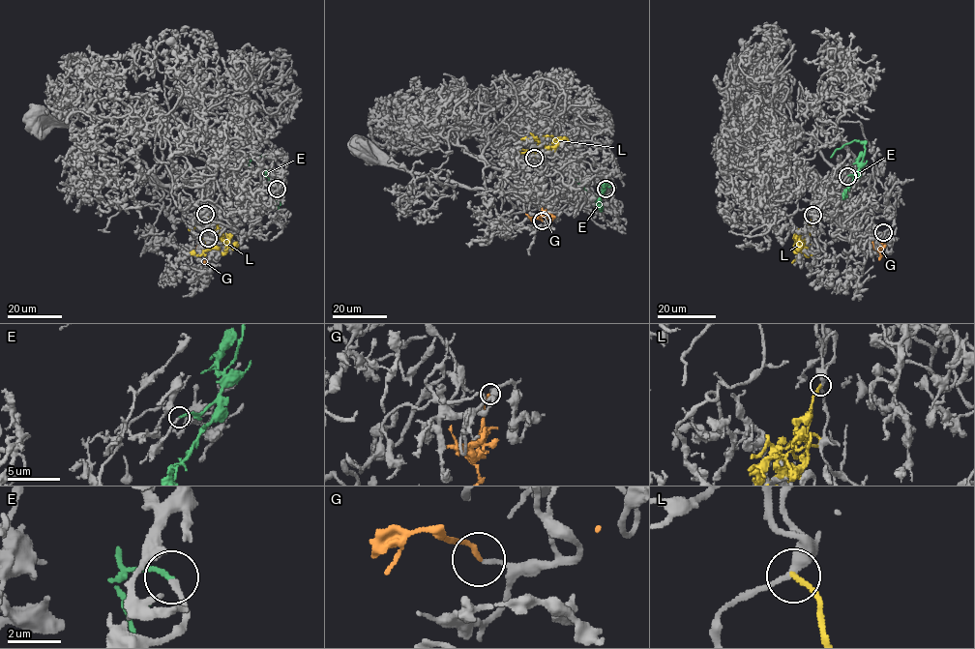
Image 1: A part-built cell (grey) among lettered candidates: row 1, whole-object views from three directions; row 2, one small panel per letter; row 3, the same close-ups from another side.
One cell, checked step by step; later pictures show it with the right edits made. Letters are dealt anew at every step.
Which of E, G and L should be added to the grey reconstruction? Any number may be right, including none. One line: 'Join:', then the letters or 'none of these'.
Join: G

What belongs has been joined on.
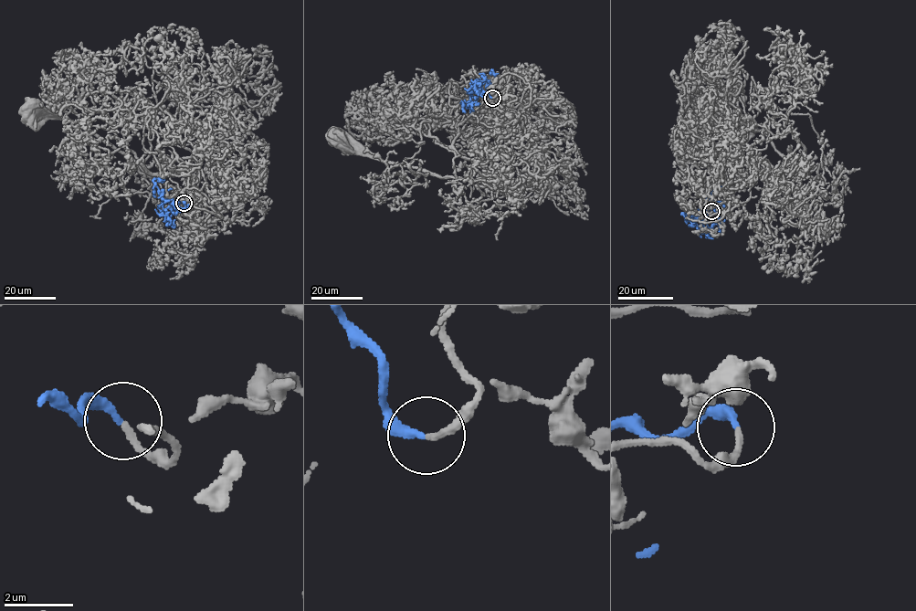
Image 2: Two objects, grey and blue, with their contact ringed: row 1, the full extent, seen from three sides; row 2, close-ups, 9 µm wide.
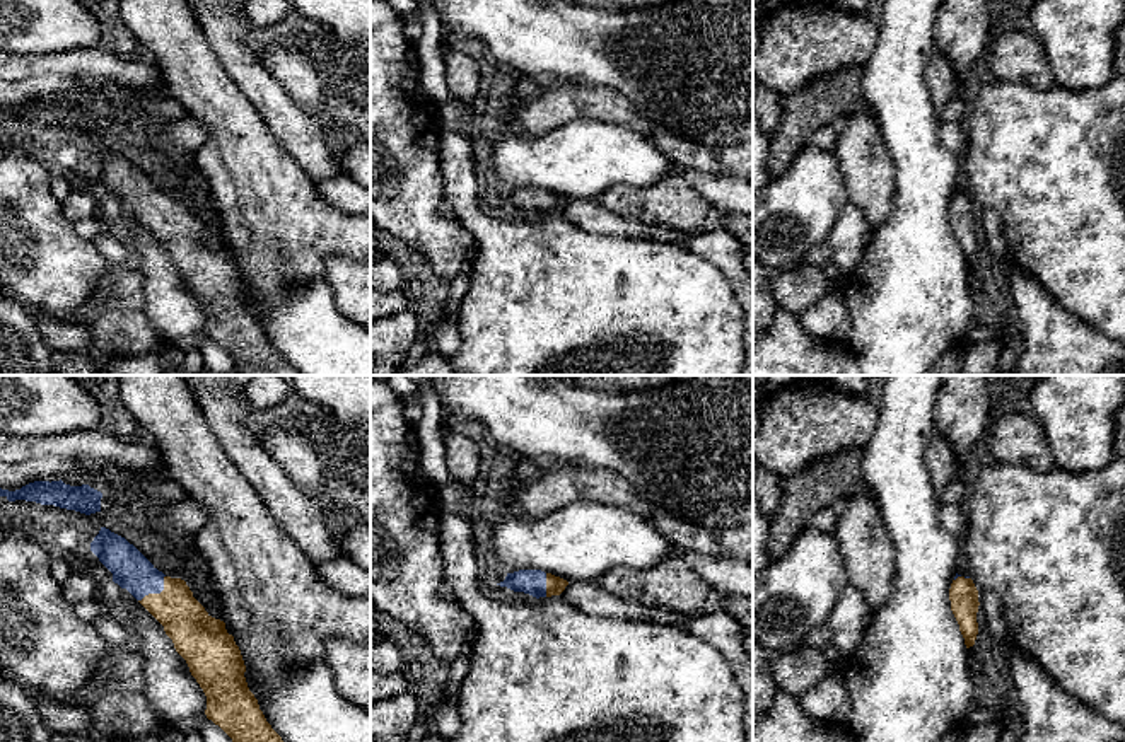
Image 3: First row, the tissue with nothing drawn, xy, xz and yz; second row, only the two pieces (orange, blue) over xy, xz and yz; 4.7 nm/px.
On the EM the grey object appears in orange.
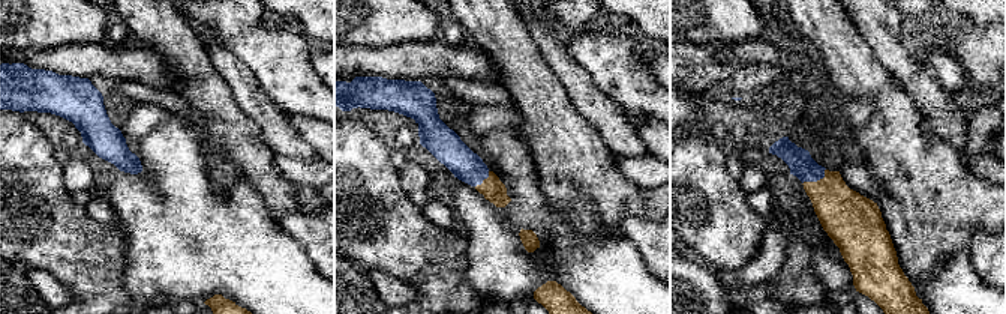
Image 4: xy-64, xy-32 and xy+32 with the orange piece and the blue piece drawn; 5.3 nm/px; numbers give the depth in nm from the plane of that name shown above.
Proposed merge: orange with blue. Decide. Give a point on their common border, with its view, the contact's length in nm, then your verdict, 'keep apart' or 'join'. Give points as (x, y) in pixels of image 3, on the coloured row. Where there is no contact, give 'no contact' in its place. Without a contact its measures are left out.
xy (157, 594) | 180 nm | join

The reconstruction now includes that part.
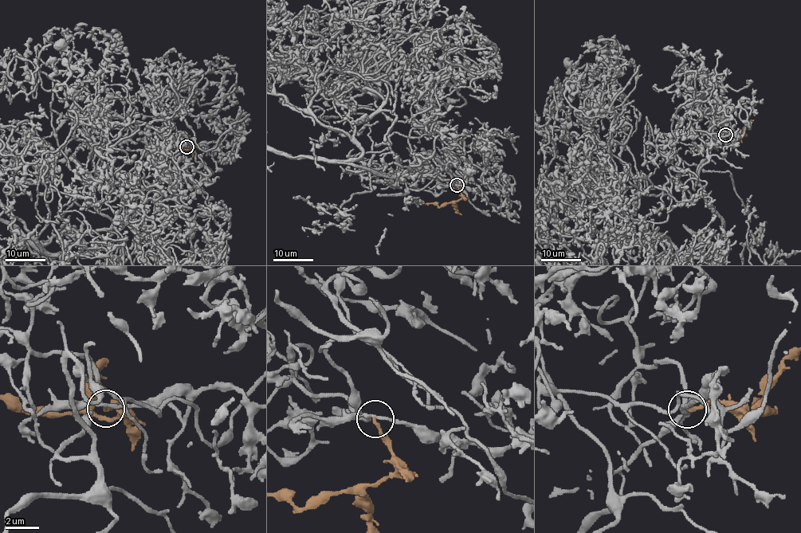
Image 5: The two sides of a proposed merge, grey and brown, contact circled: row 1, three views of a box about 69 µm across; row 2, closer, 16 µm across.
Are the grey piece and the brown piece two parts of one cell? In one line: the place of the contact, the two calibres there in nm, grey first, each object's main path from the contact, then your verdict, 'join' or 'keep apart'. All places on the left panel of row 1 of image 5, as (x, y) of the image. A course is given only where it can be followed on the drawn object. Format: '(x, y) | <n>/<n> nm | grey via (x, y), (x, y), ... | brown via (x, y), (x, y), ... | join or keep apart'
(186, 146) | 180/180 nm | grey via (186, 146), (174, 157), (182, 166), (147, 186), (141, 207), (79, 254), (38, 252) | brown via (186, 147), (172, 148), (149, 142) | keep apart

